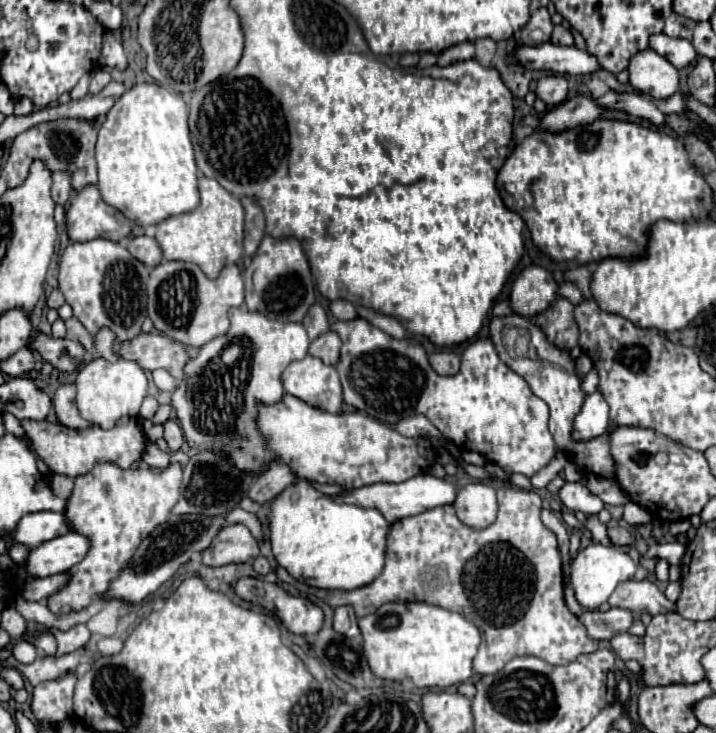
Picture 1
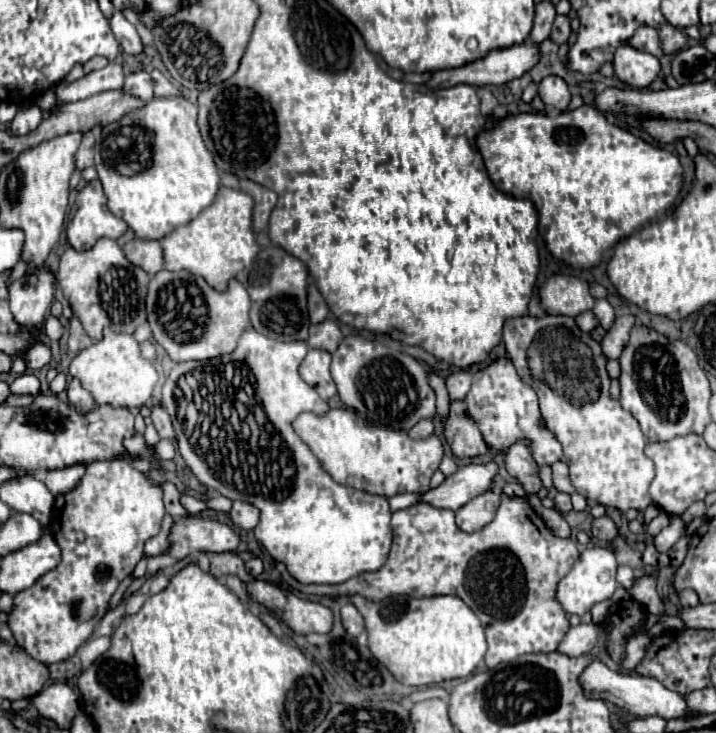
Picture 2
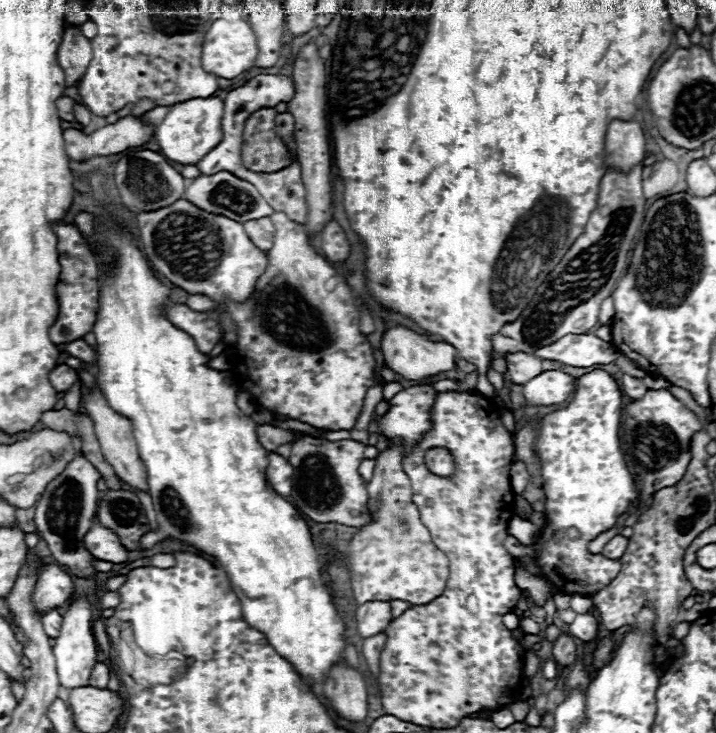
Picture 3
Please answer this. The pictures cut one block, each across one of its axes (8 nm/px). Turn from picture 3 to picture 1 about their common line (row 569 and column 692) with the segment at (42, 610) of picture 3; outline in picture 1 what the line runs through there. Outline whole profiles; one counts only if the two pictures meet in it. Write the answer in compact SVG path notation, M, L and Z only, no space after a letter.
M652 34L650 36L650 48L658 54L662 54L666 60L670 60L676 68L688 66L696 60L696 50L690 40L682 38L670 38L666 34Z

